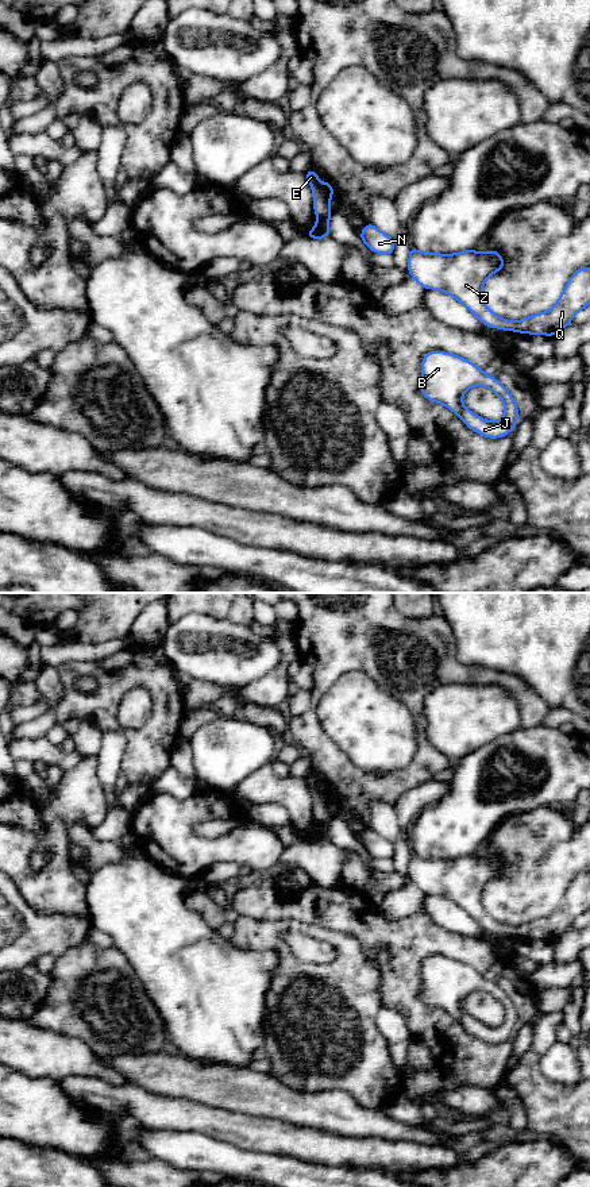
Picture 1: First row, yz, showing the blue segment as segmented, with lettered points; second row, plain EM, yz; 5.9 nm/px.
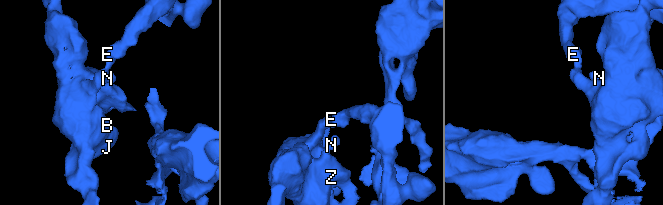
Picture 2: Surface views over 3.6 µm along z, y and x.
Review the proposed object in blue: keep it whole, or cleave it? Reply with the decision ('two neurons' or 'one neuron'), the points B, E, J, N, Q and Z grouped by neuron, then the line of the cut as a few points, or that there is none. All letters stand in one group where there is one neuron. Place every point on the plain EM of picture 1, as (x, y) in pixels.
two neurons; groups B J N Q Z / E; cut yz (317, 820), (328, 823)

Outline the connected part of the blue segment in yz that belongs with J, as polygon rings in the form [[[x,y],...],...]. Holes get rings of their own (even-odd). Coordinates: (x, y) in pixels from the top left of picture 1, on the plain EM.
[[[429,956],[423,963],[420,995],[427,1005],[443,1009],[470,1034],[485,1043],[502,1043],[518,1028],[517,1009],[504,988],[487,980],[473,967],[446,956]],[[478,990],[489,993],[502,1005],[505,1018],[500,1026],[486,1026],[463,1010],[463,999]]]

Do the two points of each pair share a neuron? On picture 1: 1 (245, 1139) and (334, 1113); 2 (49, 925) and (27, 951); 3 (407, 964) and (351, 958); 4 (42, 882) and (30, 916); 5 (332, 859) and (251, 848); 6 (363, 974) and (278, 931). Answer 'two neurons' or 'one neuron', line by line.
1: two neurons
2: one neuron
3: two neurons
4: two neurons
5: two neurons
6: one neuron

